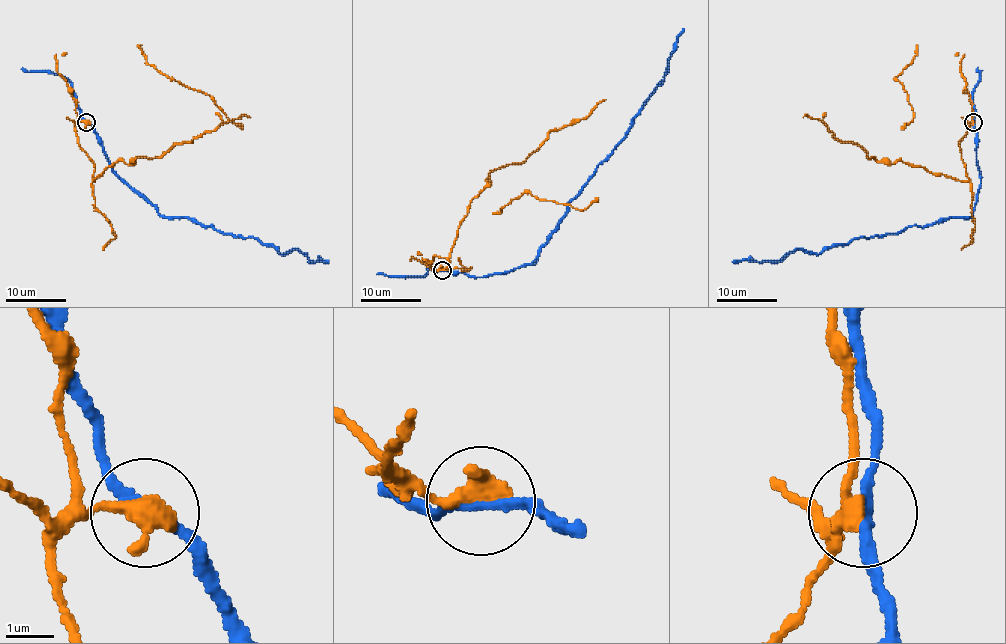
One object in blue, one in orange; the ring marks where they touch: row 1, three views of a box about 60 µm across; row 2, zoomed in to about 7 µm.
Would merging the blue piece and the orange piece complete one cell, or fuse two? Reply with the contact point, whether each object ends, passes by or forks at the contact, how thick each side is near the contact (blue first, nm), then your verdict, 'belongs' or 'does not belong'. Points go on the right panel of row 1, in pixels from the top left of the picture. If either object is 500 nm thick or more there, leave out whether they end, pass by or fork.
(973, 122) | 240/550 nm | does not belong

